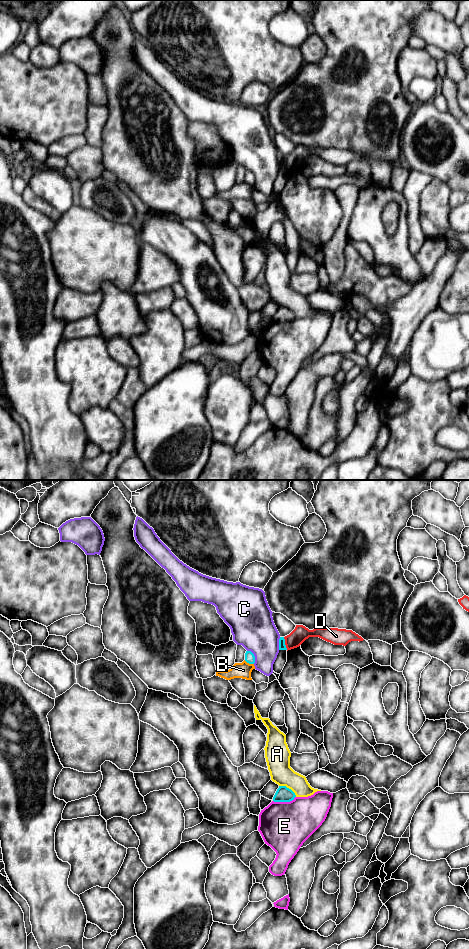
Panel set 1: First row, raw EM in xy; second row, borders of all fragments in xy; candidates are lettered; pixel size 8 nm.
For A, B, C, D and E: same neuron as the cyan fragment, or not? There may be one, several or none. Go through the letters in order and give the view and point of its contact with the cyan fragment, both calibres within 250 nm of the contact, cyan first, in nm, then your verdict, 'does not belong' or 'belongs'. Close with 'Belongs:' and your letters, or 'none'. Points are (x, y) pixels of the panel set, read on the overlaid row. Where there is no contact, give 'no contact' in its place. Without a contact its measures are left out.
A: meets cyan in xy at (288, 788); 130 nm thick on the cyan side, 190 nm on the other; does not belong
B: meets cyan in xy at (249, 663); 80 nm thick on the cyan side, 130 nm on the other; does not belong
C: meets cyan in xy at (254, 656); 80 nm thick on the cyan side, 340 nm on the other; does not belong
D: meets cyan in xy at (284, 643); 60 nm thick on the cyan side, 120 nm on the other; does not belong
E: meets cyan in xy at (284, 801); 130 nm thick on the cyan side, 400 nm on the other; does not belong
Belongs: none

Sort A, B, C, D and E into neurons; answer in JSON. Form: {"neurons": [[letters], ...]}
{"neurons": [["A"], ["B"], ["C"], ["D"], ["E"]]}

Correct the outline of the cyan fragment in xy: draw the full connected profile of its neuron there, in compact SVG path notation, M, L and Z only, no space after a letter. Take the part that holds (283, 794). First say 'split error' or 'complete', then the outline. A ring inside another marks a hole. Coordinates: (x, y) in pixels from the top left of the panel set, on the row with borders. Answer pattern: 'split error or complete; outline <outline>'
complete; outline M279 786L277 789L273 801L274 802L290 802L296 797L295 793L286 786Z

